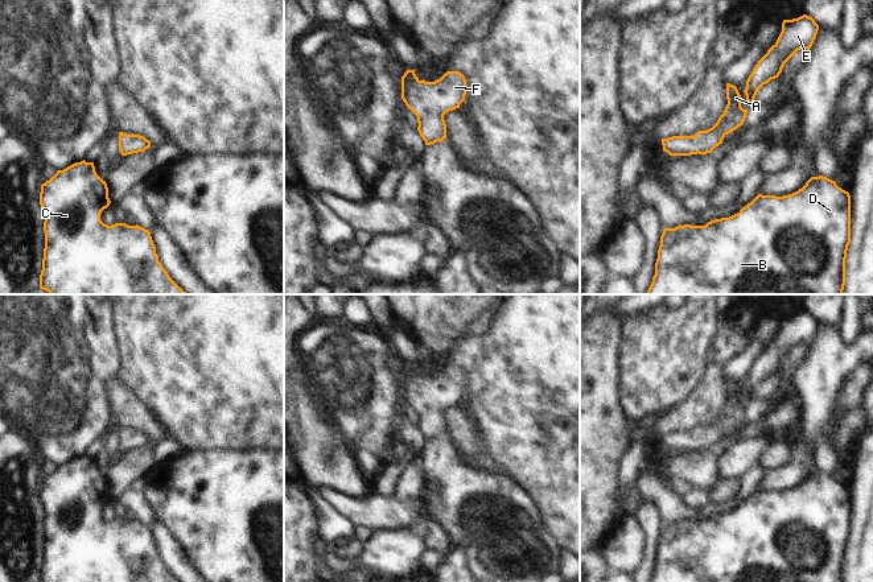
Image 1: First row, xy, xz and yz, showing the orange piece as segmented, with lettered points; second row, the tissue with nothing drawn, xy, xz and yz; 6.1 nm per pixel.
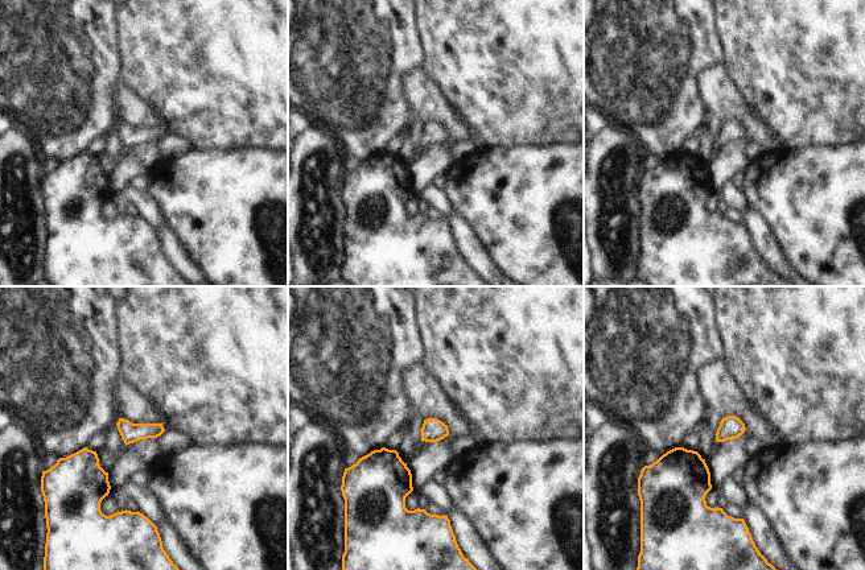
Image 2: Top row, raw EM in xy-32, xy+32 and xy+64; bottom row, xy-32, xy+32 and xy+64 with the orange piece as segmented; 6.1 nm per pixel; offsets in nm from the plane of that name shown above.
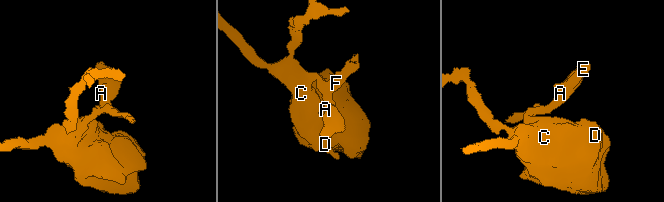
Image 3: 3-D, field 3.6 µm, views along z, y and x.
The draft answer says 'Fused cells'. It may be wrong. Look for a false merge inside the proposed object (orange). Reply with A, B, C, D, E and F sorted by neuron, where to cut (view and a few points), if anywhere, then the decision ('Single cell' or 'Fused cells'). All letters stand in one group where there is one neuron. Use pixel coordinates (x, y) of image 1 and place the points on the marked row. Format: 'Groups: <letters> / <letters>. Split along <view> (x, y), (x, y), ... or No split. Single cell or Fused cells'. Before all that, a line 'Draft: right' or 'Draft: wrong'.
Draft: wrong
Groups: A B C D E F. No split. Single cell.

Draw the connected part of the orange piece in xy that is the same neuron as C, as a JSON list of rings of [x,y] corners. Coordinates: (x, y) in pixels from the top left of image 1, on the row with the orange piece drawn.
[[[75,162],[41,185],[40,205],[45,216],[45,248],[40,288],[50,294],[189,294],[168,275],[156,253],[151,232],[140,226],[107,226],[100,214],[110,206],[108,187],[95,172],[94,162]]]

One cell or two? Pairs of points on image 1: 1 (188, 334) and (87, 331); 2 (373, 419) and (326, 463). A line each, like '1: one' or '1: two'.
1: two
2: two

